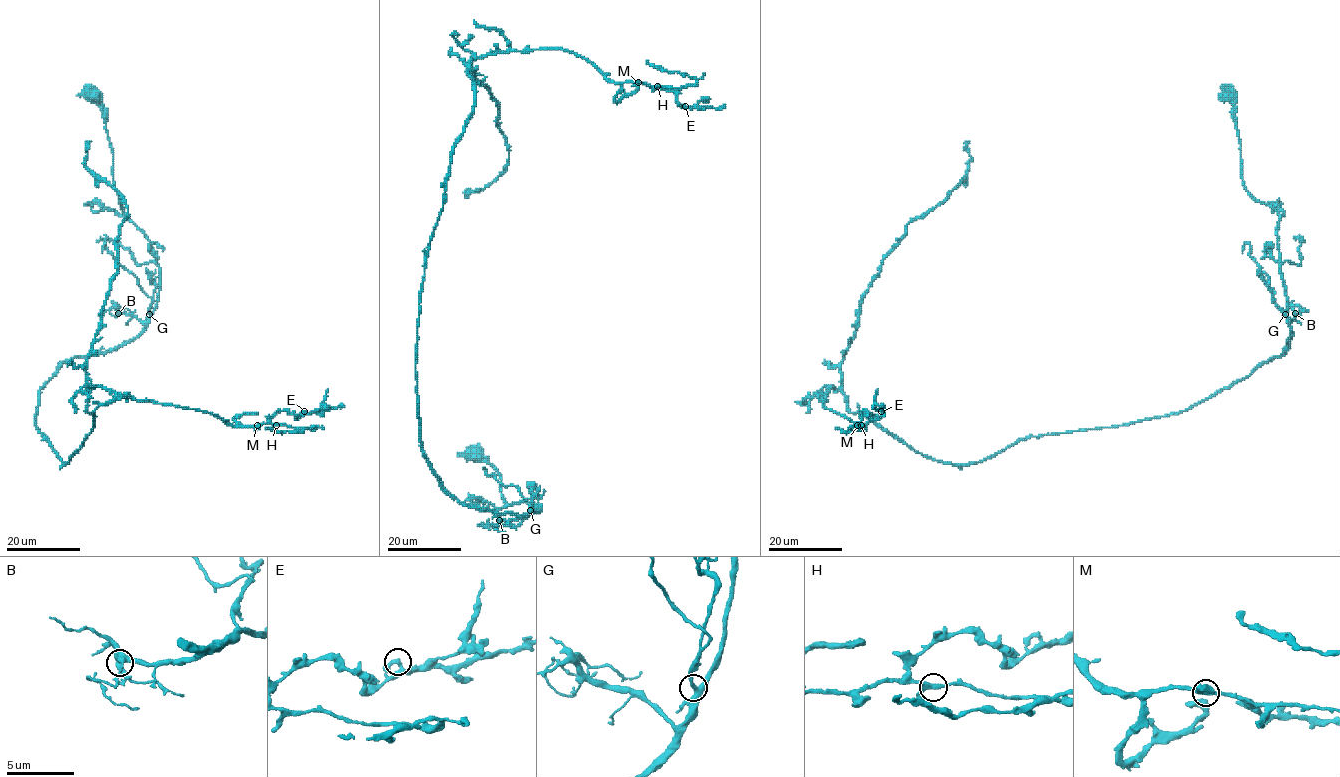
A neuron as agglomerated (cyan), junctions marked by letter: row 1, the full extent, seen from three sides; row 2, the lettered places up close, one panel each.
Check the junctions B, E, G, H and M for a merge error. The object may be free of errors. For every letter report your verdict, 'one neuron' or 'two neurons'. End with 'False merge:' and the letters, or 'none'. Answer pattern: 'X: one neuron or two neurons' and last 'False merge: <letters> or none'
B: one neuron
E: one neuron
G: one neuron
H: one neuron
M: one neuron
False merge: none

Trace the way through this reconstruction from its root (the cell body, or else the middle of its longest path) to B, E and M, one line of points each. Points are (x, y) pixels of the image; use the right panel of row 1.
B: (1224, 94), (1235, 107), (1243, 186), (1280, 218), (1277, 244), (1289, 324), (1295, 313)
E: (1224, 94), (1243, 186), (1280, 218), (1279, 356), (969, 464), (823, 404), (881, 411)
M: (1224, 94), (1243, 186), (1280, 218), (1279, 356), (1182, 411), (969, 464), (832, 387), (823, 406), (858, 426)

